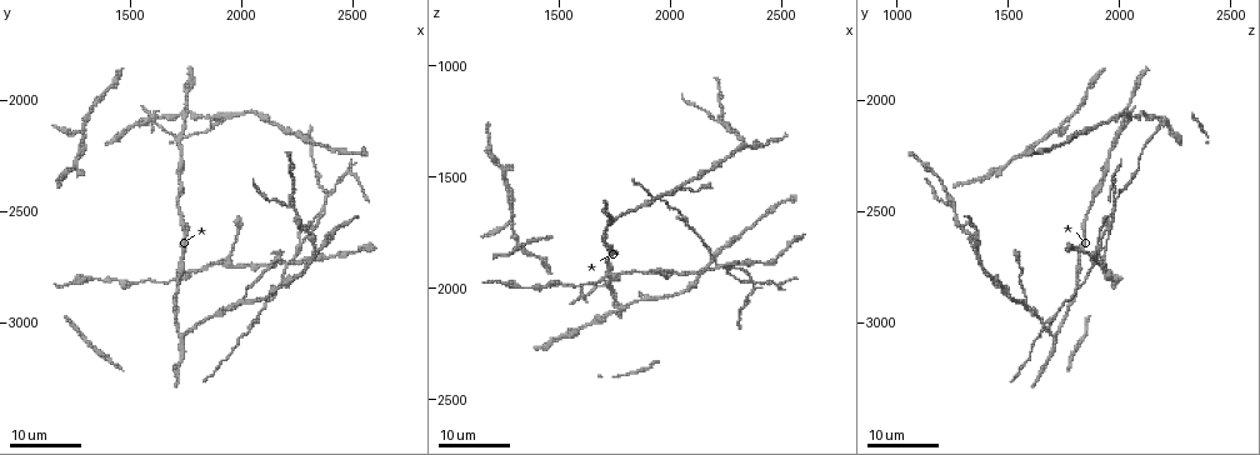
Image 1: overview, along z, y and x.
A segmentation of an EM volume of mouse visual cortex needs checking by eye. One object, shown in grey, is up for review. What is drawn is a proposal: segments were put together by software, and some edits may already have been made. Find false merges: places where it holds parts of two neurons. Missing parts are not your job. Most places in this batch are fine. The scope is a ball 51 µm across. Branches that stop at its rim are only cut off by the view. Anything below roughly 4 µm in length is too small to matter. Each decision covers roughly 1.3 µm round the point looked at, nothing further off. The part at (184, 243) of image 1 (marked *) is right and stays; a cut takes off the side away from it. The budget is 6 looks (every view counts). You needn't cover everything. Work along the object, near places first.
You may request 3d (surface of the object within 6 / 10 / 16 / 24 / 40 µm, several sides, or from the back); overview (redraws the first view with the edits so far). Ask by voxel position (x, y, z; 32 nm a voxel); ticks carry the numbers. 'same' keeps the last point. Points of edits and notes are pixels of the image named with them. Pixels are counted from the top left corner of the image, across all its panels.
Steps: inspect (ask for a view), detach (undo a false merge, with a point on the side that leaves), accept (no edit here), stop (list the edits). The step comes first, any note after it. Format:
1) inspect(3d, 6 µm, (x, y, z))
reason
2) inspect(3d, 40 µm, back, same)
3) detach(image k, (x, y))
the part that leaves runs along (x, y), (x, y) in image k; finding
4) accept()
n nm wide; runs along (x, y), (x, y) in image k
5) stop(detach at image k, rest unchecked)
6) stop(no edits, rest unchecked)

inspect(3d, 24 µm, (2200, 2740, 1880))
a fork

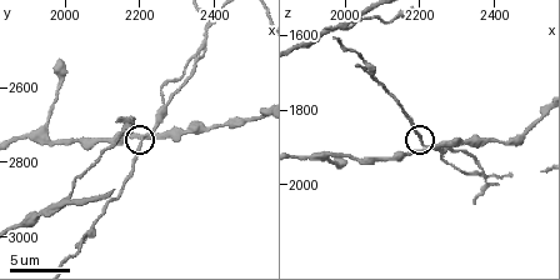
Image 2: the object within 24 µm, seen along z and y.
inspect(3d, 6 µm, (2200, 2740, 1880))
zoom in

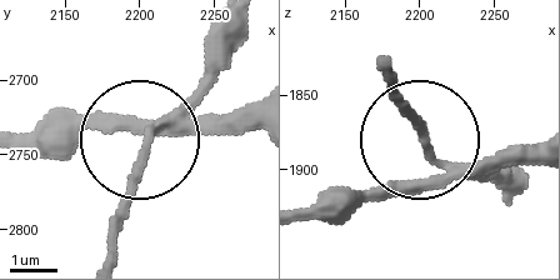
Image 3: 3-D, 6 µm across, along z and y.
accept()
3 arms; all the same neuron

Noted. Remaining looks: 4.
inspect(3d, 16 µm, (2010, 2900, 1580))
three-way junction

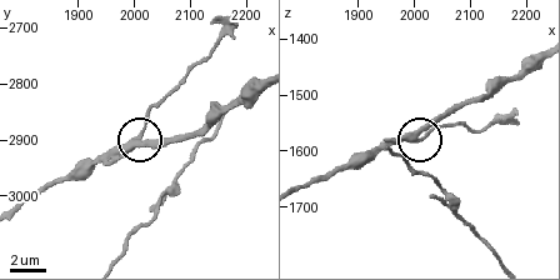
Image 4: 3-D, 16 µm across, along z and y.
inspect(3d, 6 µm, (2005, 2900, 1580))
closer look

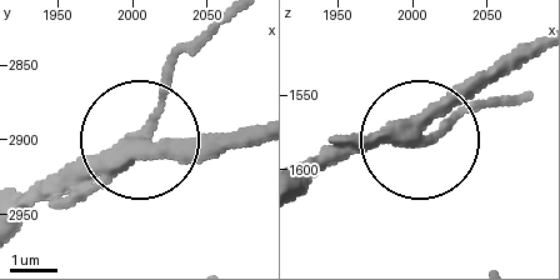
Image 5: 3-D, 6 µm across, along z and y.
accept()
side arm 10 µm; 3 arms; all the same neuron

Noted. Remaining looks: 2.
stop(no edits, rest unchecked)

